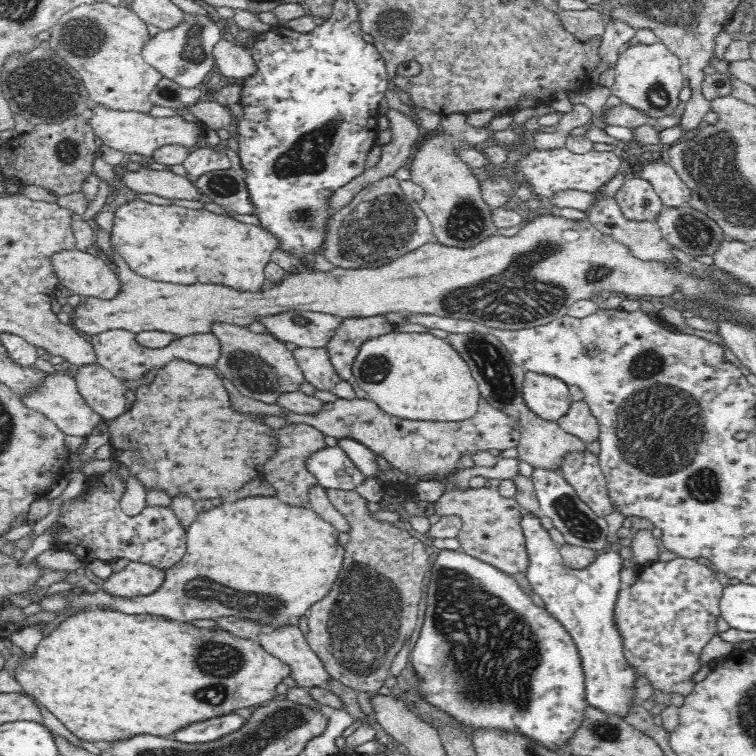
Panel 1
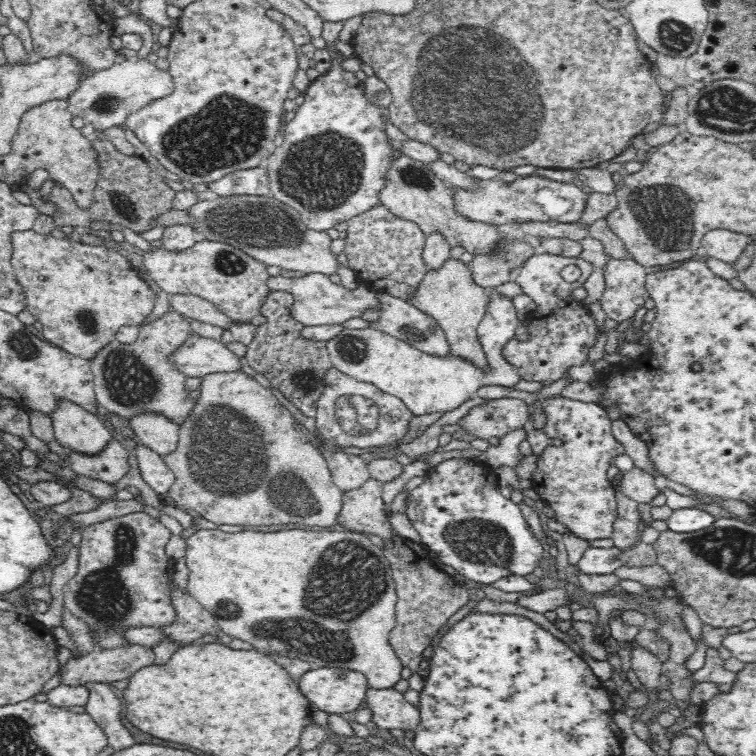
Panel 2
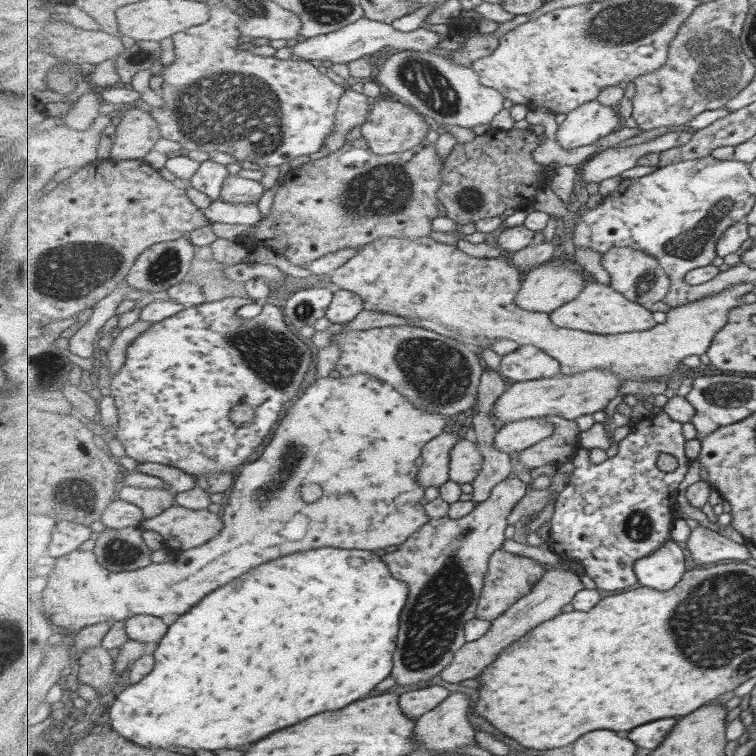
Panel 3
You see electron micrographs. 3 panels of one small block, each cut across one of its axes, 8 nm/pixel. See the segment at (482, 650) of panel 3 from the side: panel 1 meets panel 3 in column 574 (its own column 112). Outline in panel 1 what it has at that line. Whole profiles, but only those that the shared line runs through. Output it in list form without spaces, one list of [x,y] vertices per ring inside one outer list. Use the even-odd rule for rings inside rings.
[[[130,561],[120,572],[113,572],[99,588],[112,598],[134,598],[153,593],[163,581],[164,570]]]

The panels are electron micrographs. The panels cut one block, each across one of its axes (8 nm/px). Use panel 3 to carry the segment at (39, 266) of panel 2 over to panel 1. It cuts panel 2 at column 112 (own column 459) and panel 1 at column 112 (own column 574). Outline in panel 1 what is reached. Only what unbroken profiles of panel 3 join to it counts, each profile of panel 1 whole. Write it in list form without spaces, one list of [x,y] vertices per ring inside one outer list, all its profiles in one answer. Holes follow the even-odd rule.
[[[124,329],[108,330],[90,335],[91,344],[97,353],[98,365],[108,370],[120,380],[142,379],[148,372],[154,373],[170,360],[186,360],[200,366],[213,366],[222,356],[222,342],[214,333],[198,332],[190,336],[178,337],[169,346],[162,349],[146,349],[135,340],[135,334]]]

